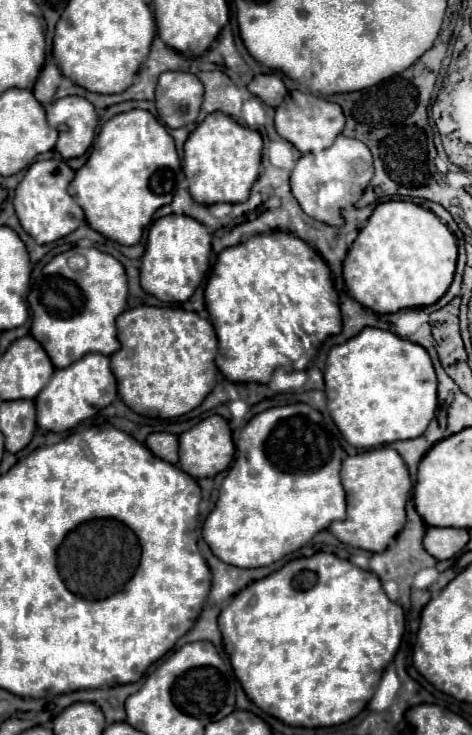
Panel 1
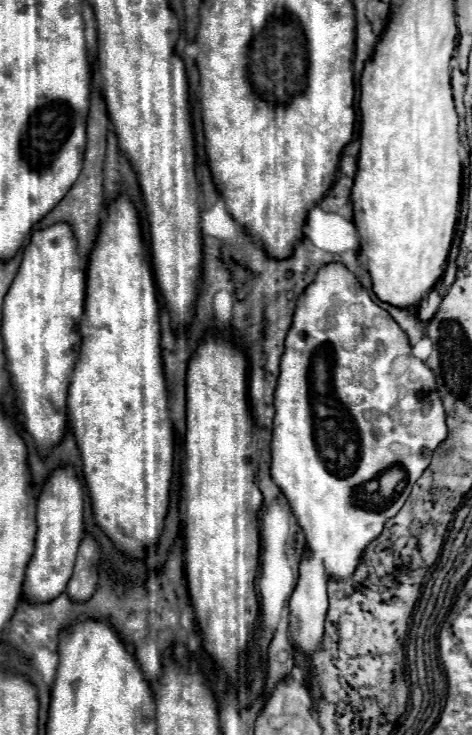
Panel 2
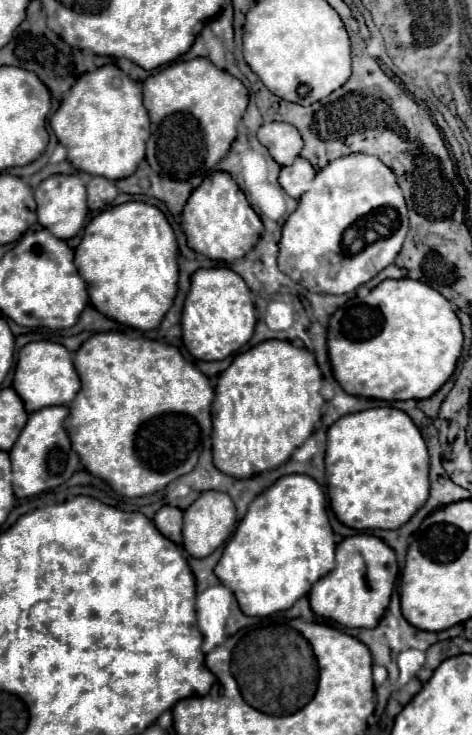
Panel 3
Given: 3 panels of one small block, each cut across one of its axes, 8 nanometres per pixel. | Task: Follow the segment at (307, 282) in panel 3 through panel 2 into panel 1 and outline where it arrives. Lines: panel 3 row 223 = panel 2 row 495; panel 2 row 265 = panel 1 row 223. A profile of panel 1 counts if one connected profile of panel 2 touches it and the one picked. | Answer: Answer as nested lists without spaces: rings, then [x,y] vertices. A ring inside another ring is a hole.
[[[340,134],[334,144],[330,148],[326,148],[320,154],[304,154],[292,174],[290,174],[290,186],[292,186],[292,194],[298,200],[298,204],[302,206],[302,210],[326,224],[336,224],[340,222],[340,210],[344,206],[354,204],[366,184],[370,182],[374,174],[374,166],[372,166],[372,154],[370,150],[354,138],[348,138],[344,134]]]

